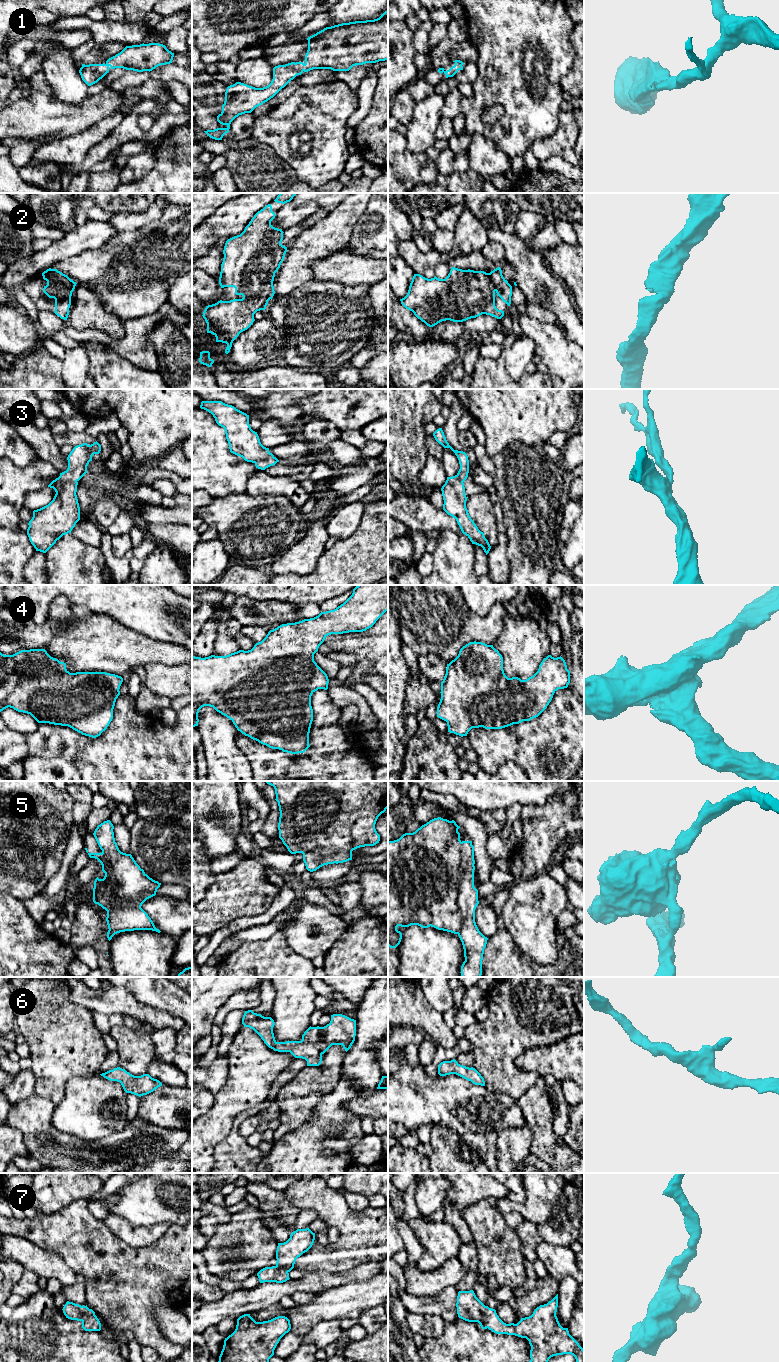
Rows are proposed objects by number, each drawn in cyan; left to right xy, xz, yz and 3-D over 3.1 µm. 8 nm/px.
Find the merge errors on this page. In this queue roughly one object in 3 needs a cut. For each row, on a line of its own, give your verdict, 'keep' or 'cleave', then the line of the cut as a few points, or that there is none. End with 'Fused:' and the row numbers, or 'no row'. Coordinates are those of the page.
1: keep; cut none
2: keep; cut none
3: keep; cut none
4: keep; cut none
5: cleave; cut yz (461, 842), (460, 891), (458, 894), (461, 928), (457, 933)
6: keep; cut none
7: keep; cut none
Fused: 5

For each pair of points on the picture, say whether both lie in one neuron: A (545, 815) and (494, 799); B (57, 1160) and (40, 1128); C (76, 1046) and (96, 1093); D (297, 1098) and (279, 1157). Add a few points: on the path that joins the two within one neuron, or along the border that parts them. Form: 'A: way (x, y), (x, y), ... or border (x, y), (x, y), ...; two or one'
A: border (545, 802), (541, 805), (531, 804), (522, 806); two
B: way (48, 1151), (39, 1146), (40, 1137); one
C: border (96, 1073), (90, 1076), (73, 1076), (66, 1083); two
D: border (306, 1120), (297, 1128), (274, 1141); two

